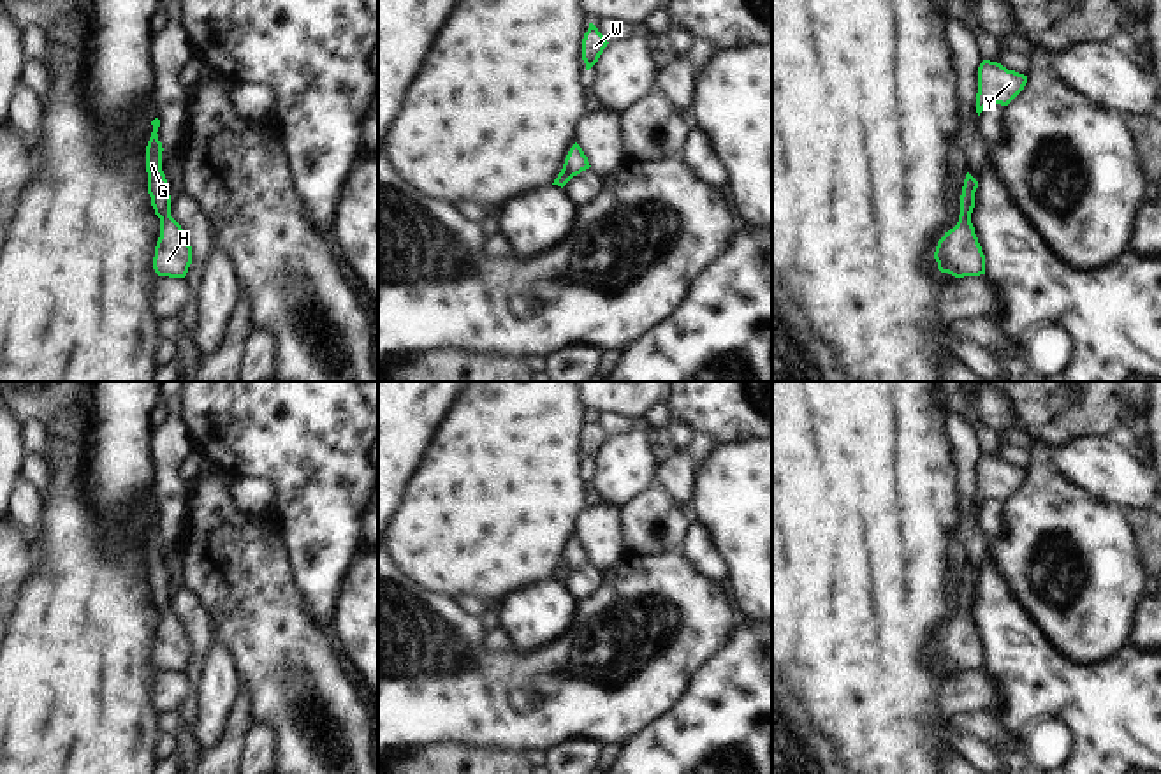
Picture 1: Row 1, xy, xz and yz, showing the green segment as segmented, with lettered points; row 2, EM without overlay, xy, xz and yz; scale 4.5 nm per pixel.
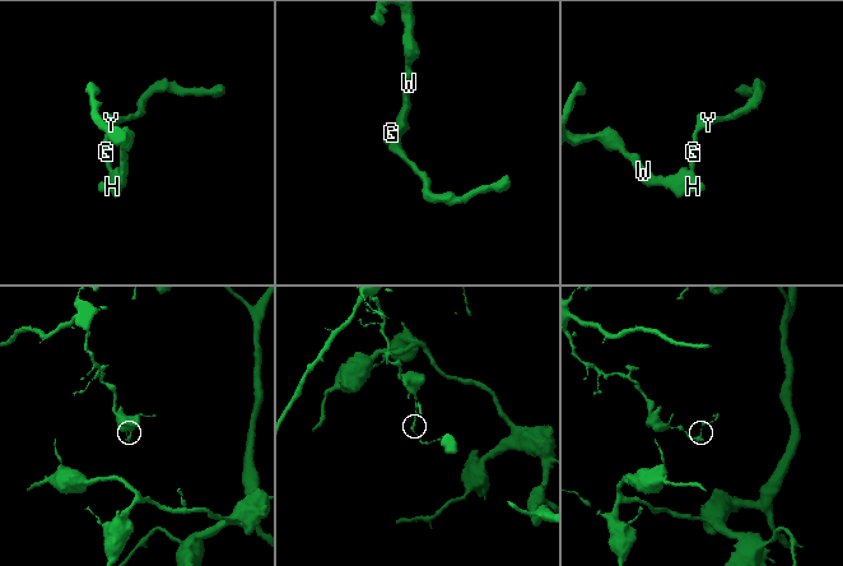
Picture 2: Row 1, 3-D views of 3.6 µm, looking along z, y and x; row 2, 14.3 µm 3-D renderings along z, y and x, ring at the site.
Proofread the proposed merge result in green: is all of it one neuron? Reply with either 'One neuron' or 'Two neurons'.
One neuron

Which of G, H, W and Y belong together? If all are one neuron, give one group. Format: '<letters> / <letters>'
G H W Y

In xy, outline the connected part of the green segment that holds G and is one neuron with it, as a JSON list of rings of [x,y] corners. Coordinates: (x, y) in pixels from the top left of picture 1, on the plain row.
[[[160,514],[151,515],[153,526],[146,540],[148,588],[160,612],[160,632],[155,640],[153,663],[158,670],[185,672],[192,658],[192,640],[181,619],[171,610],[171,589],[162,565]]]

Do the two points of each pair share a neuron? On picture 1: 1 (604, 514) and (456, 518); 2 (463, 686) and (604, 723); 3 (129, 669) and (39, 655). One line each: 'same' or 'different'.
1: different
2: same
3: same

